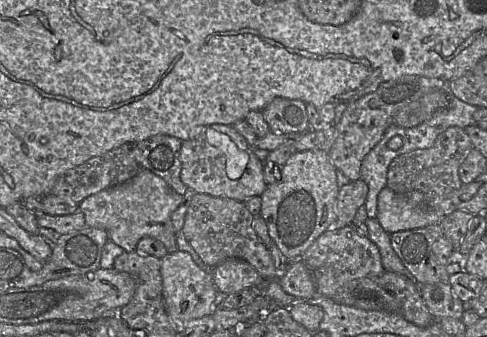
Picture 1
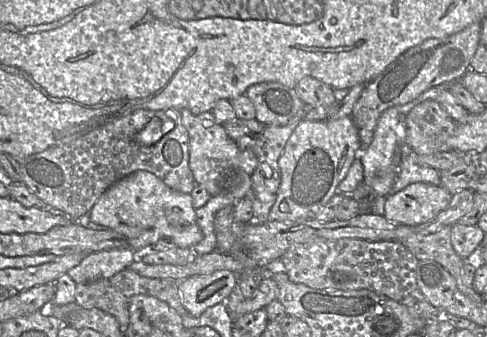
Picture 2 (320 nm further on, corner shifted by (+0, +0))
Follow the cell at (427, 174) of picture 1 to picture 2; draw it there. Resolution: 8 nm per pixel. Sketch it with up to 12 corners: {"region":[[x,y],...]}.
{"region":[[437,100],[406,117],[406,143],[417,155],[450,151],[457,125]]}

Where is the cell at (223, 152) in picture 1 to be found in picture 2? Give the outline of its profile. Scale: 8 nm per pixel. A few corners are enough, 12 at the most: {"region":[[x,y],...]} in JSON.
{"region":[[179,110],[189,165],[211,196],[239,170],[241,147],[211,111]]}

